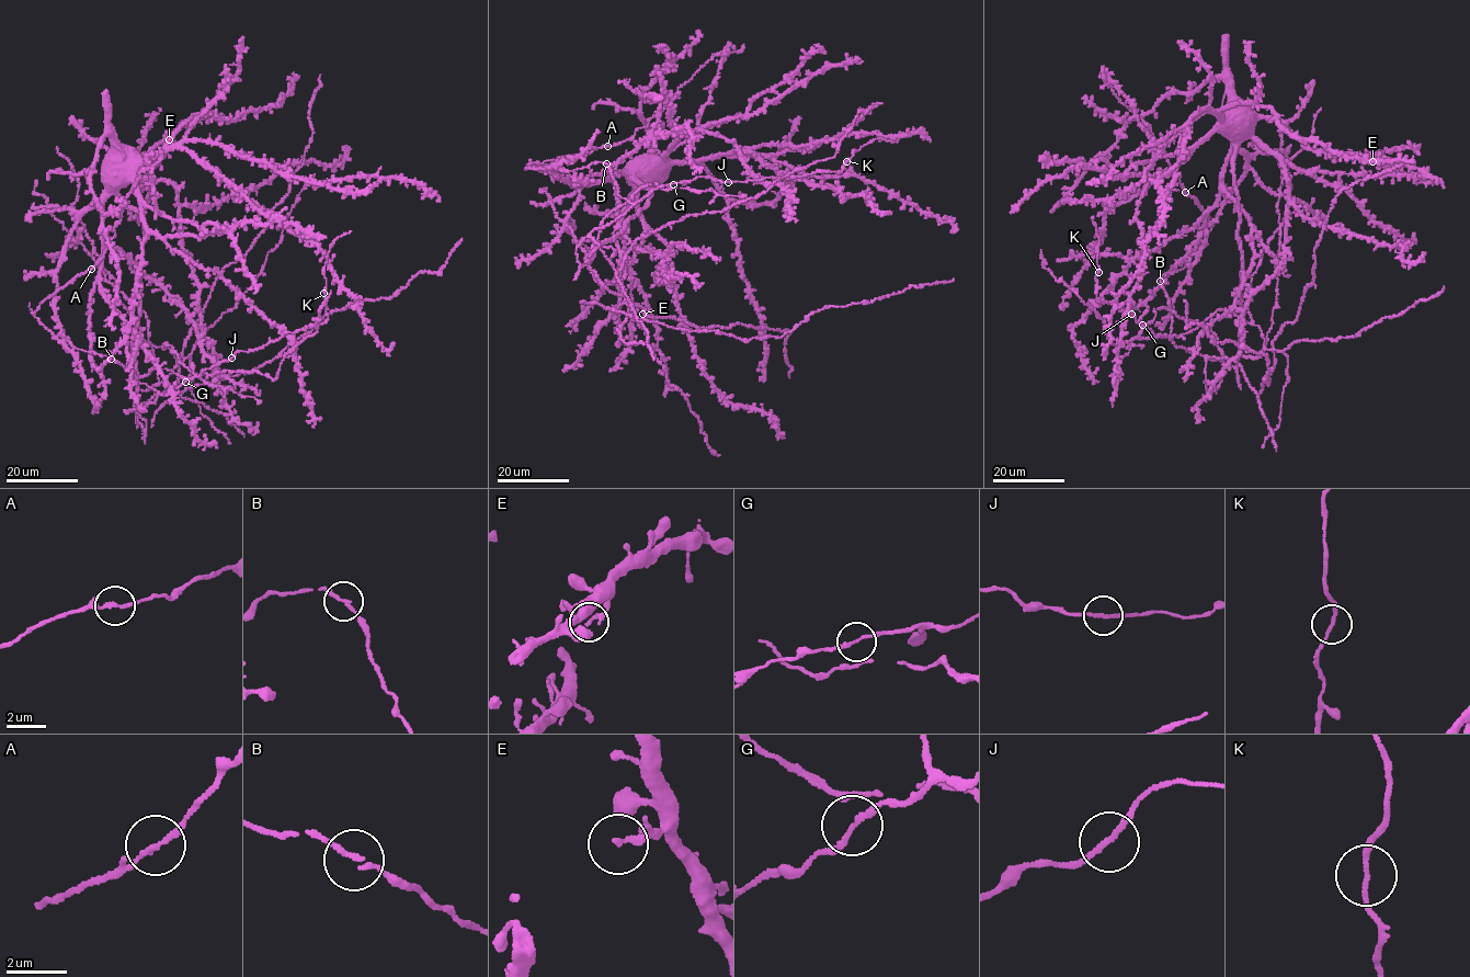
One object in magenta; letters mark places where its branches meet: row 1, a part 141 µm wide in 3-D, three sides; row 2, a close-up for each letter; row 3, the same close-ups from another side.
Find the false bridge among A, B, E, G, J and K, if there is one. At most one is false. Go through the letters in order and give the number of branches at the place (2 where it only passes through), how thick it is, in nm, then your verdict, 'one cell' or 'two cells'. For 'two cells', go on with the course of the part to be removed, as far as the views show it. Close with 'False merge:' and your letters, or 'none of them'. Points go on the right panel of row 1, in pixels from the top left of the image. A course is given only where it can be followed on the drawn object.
A: 2 branches meet; 170 nm thick; one cell
B: 2 branches meet; 140 nm thick; one cell
E: 2 branches meet; 160 nm thick; one cell
G: 2 branches meet; 150 nm thick; one cell
J: 2 branches meet; 170 nm thick; one cell
K: 2 branches meet; 160 nm thick; one cell
False merge: none of them

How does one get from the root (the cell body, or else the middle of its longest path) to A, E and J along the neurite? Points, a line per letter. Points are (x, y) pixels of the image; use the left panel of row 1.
A: (115, 175), (129, 178), (146, 204), (160, 212), (148, 163), (124, 199), (115, 235), (92, 268)
E: (115, 175), (109, 171), (116, 152), (116, 158), (127, 165), (172, 134), (169, 139)
J: (115, 175), (80, 216), (57, 271), (53, 306), (63, 337), (164, 395), (232, 358)

